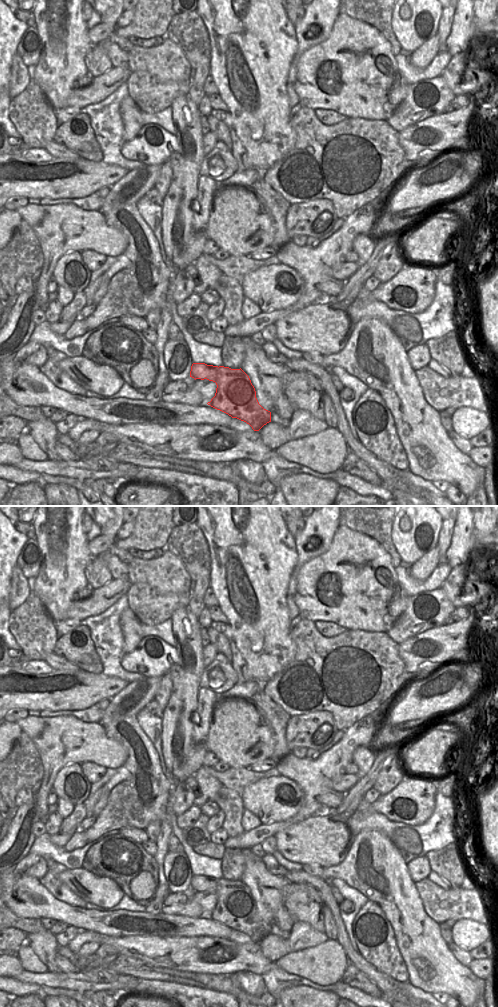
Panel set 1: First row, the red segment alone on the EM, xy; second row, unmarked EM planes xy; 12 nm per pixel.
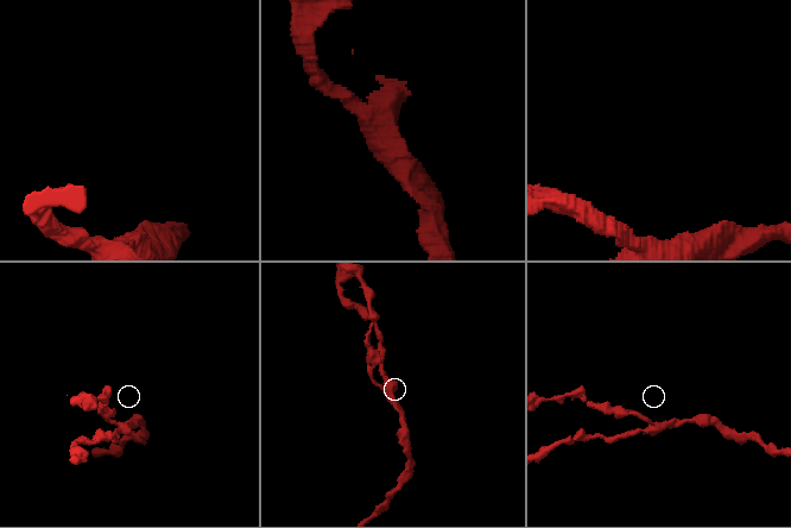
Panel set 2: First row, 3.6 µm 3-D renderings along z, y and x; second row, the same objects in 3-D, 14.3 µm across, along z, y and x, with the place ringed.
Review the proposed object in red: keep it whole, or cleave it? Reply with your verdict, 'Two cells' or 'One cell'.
One cell.

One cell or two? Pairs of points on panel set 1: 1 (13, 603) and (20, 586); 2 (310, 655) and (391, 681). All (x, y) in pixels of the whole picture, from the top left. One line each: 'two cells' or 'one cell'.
1: one cell
2: one cell

